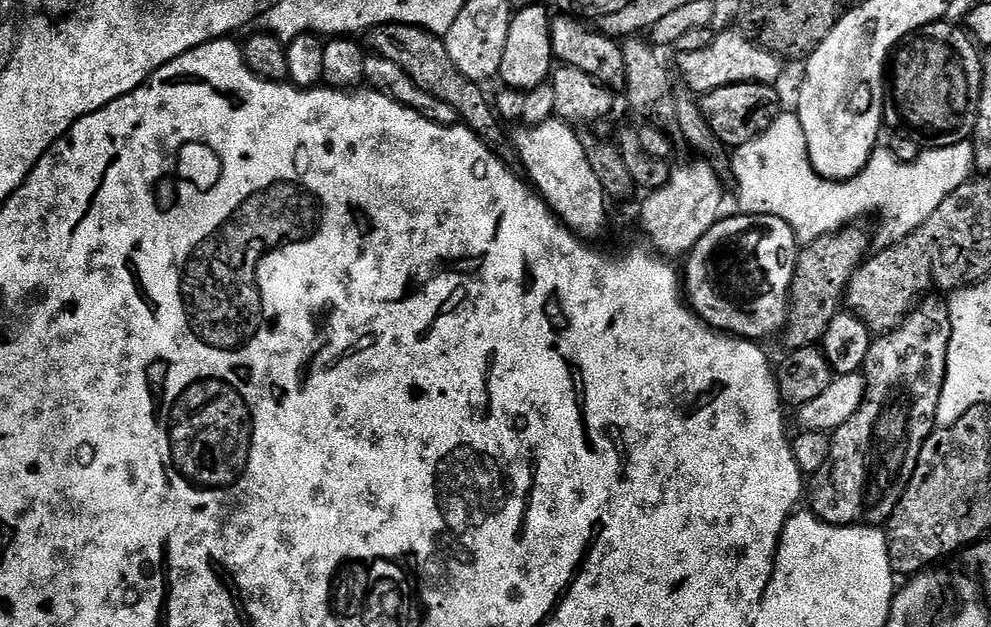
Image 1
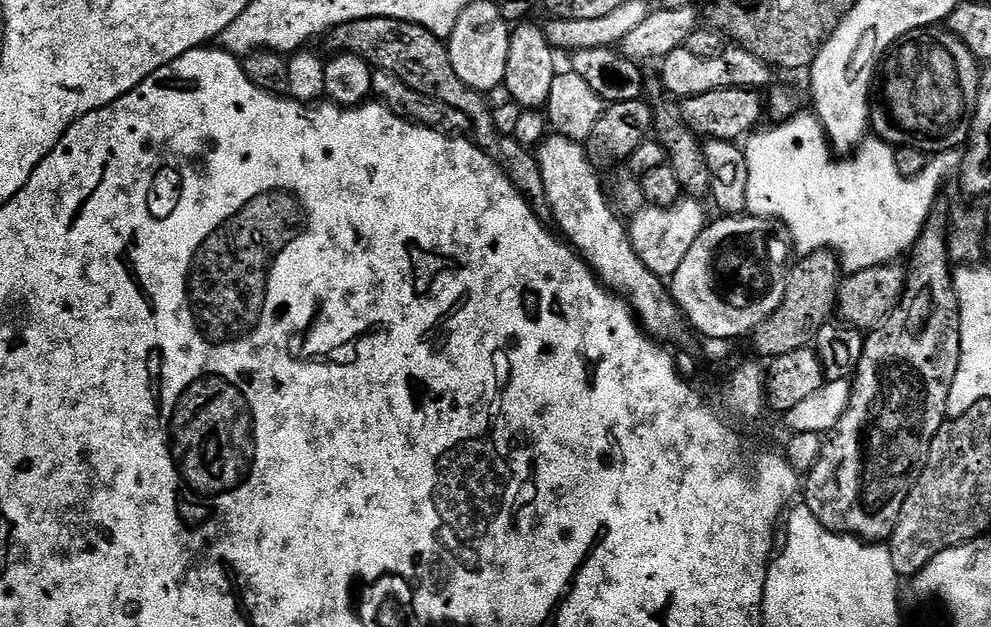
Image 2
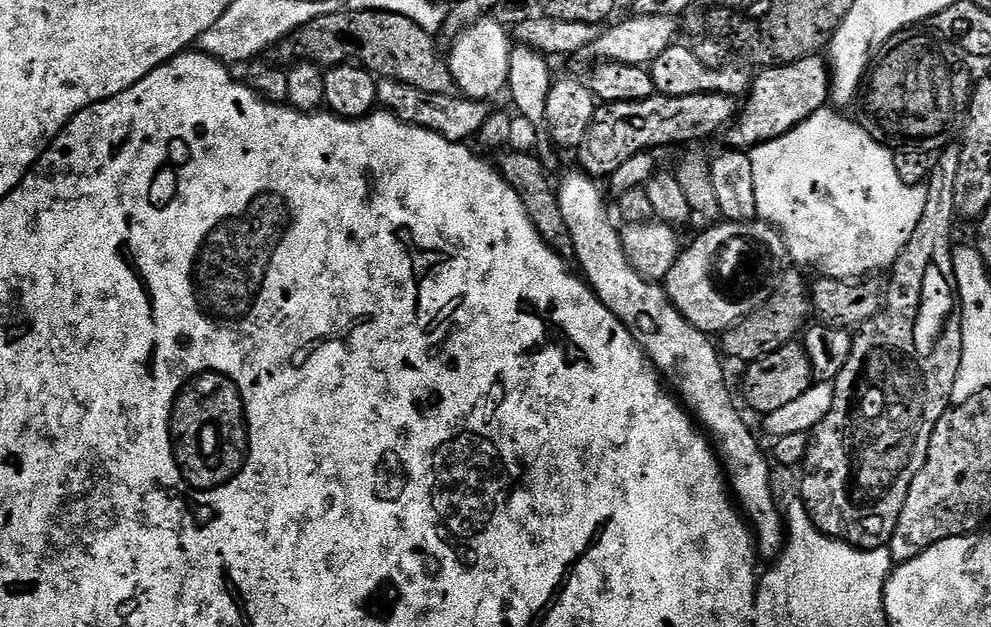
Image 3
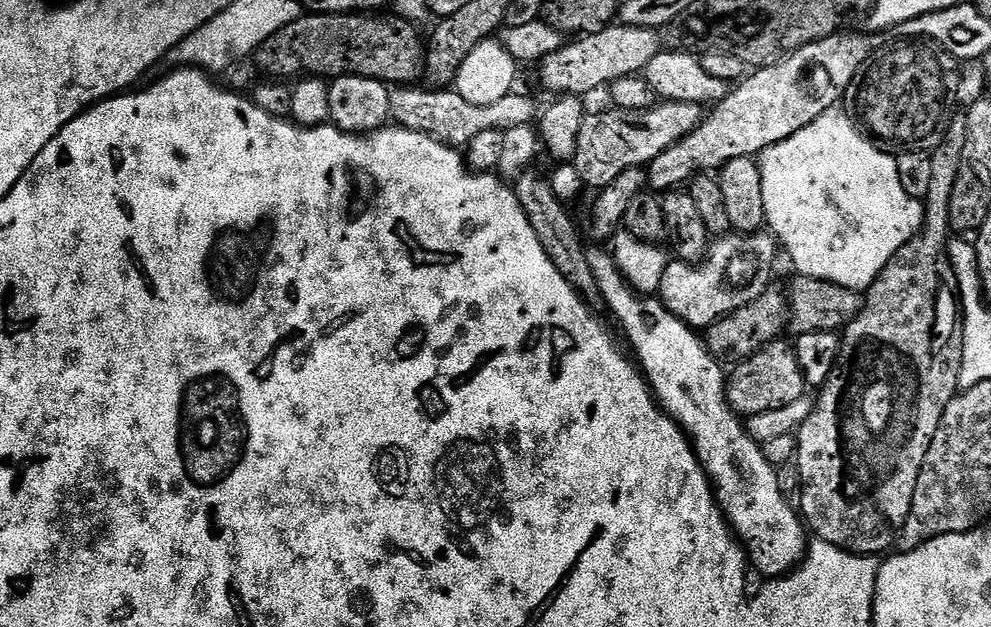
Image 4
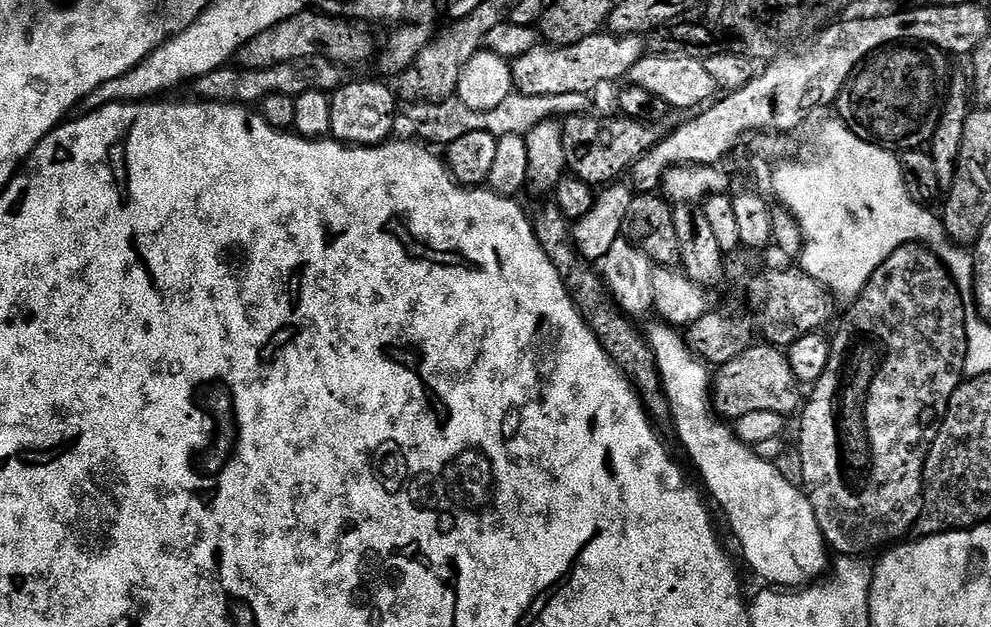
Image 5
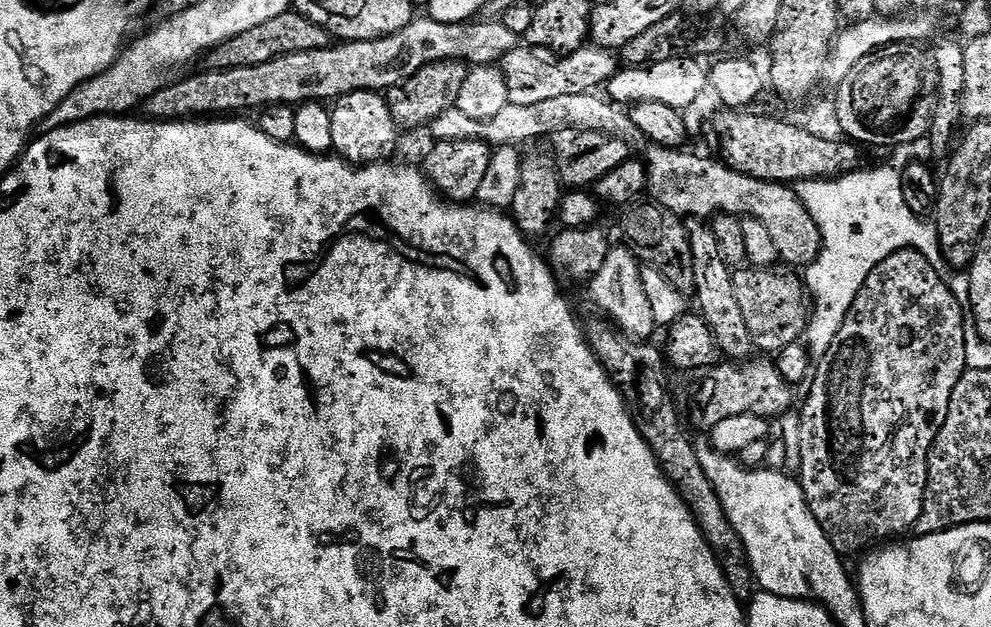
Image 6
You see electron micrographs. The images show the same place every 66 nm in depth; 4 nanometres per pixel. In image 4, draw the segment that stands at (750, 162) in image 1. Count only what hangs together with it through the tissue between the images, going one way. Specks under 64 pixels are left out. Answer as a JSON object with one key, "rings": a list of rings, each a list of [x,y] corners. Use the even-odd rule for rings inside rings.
{"rings":[[[837,106],[826,110],[826,114],[814,118],[814,122],[810,122],[810,126],[798,130],[798,134],[794,134],[788,140],[778,142],[760,153],[758,163],[762,174],[762,206],[766,206],[766,224],[769,229],[772,227],[770,229],[771,235],[778,241],[779,247],[783,251],[784,248],[788,251],[788,256],[792,259],[793,266],[797,268],[795,271],[799,275],[809,276],[815,280],[834,282],[843,288],[867,290],[880,277],[880,271],[890,262],[890,258],[894,258],[894,254],[898,254],[900,247],[906,242],[910,242],[910,238],[920,231],[924,224],[923,203],[915,200],[903,190],[902,184],[899,182],[897,157],[887,151],[884,153],[879,150],[884,151],[861,131],[856,121],[843,107]]]}

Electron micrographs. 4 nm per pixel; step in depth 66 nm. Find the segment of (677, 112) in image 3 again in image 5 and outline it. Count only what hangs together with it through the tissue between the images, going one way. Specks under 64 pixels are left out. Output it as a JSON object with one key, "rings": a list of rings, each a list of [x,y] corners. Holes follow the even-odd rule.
{"rings":[[[577,114],[563,121],[564,145],[566,146],[567,171],[573,177],[591,186],[607,186],[631,169],[642,154],[655,146],[658,133],[651,123],[643,119],[632,120],[629,116],[615,114],[599,120],[593,114]]]}

